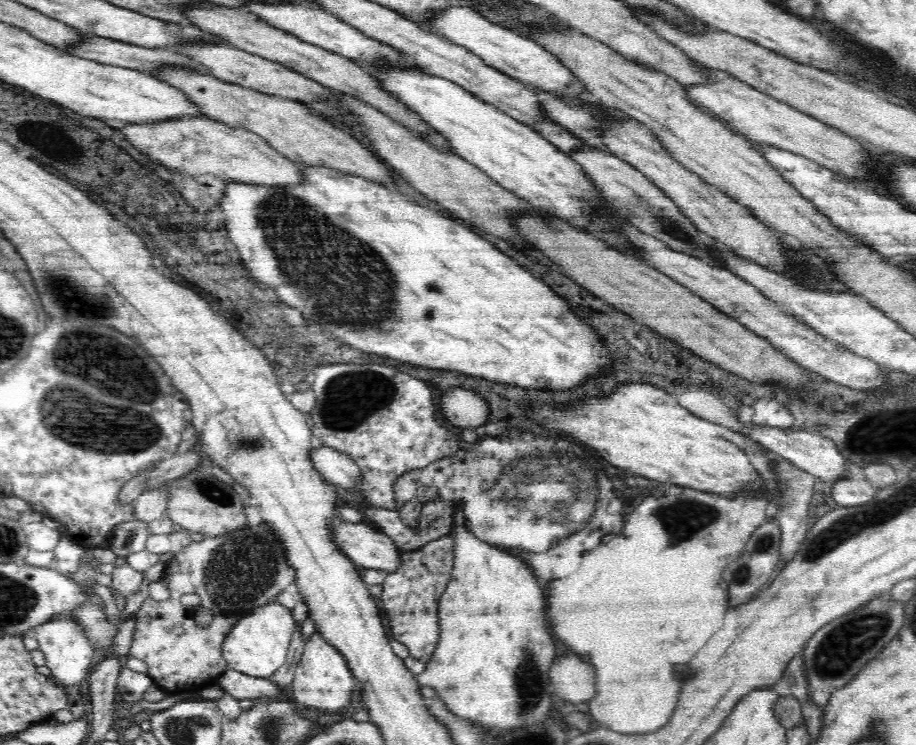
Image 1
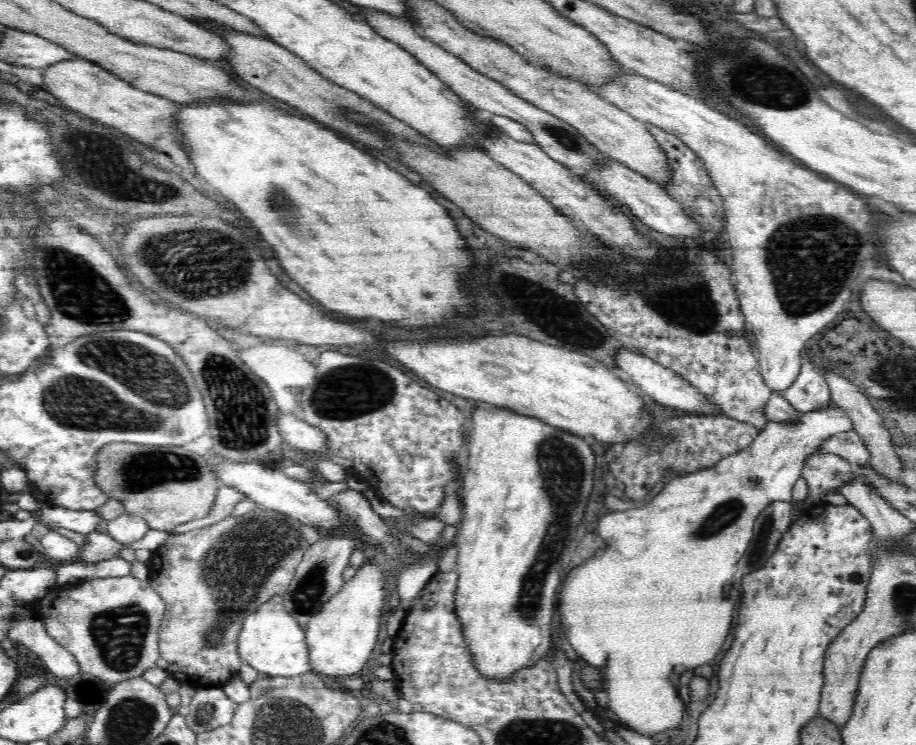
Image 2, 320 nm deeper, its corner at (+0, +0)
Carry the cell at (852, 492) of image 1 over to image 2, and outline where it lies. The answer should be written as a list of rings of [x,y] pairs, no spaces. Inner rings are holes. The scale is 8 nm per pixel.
[[[810,454],[806,458],[802,478],[806,480],[808,497],[822,498],[822,492],[843,487],[854,480],[857,468],[836,454]]]

